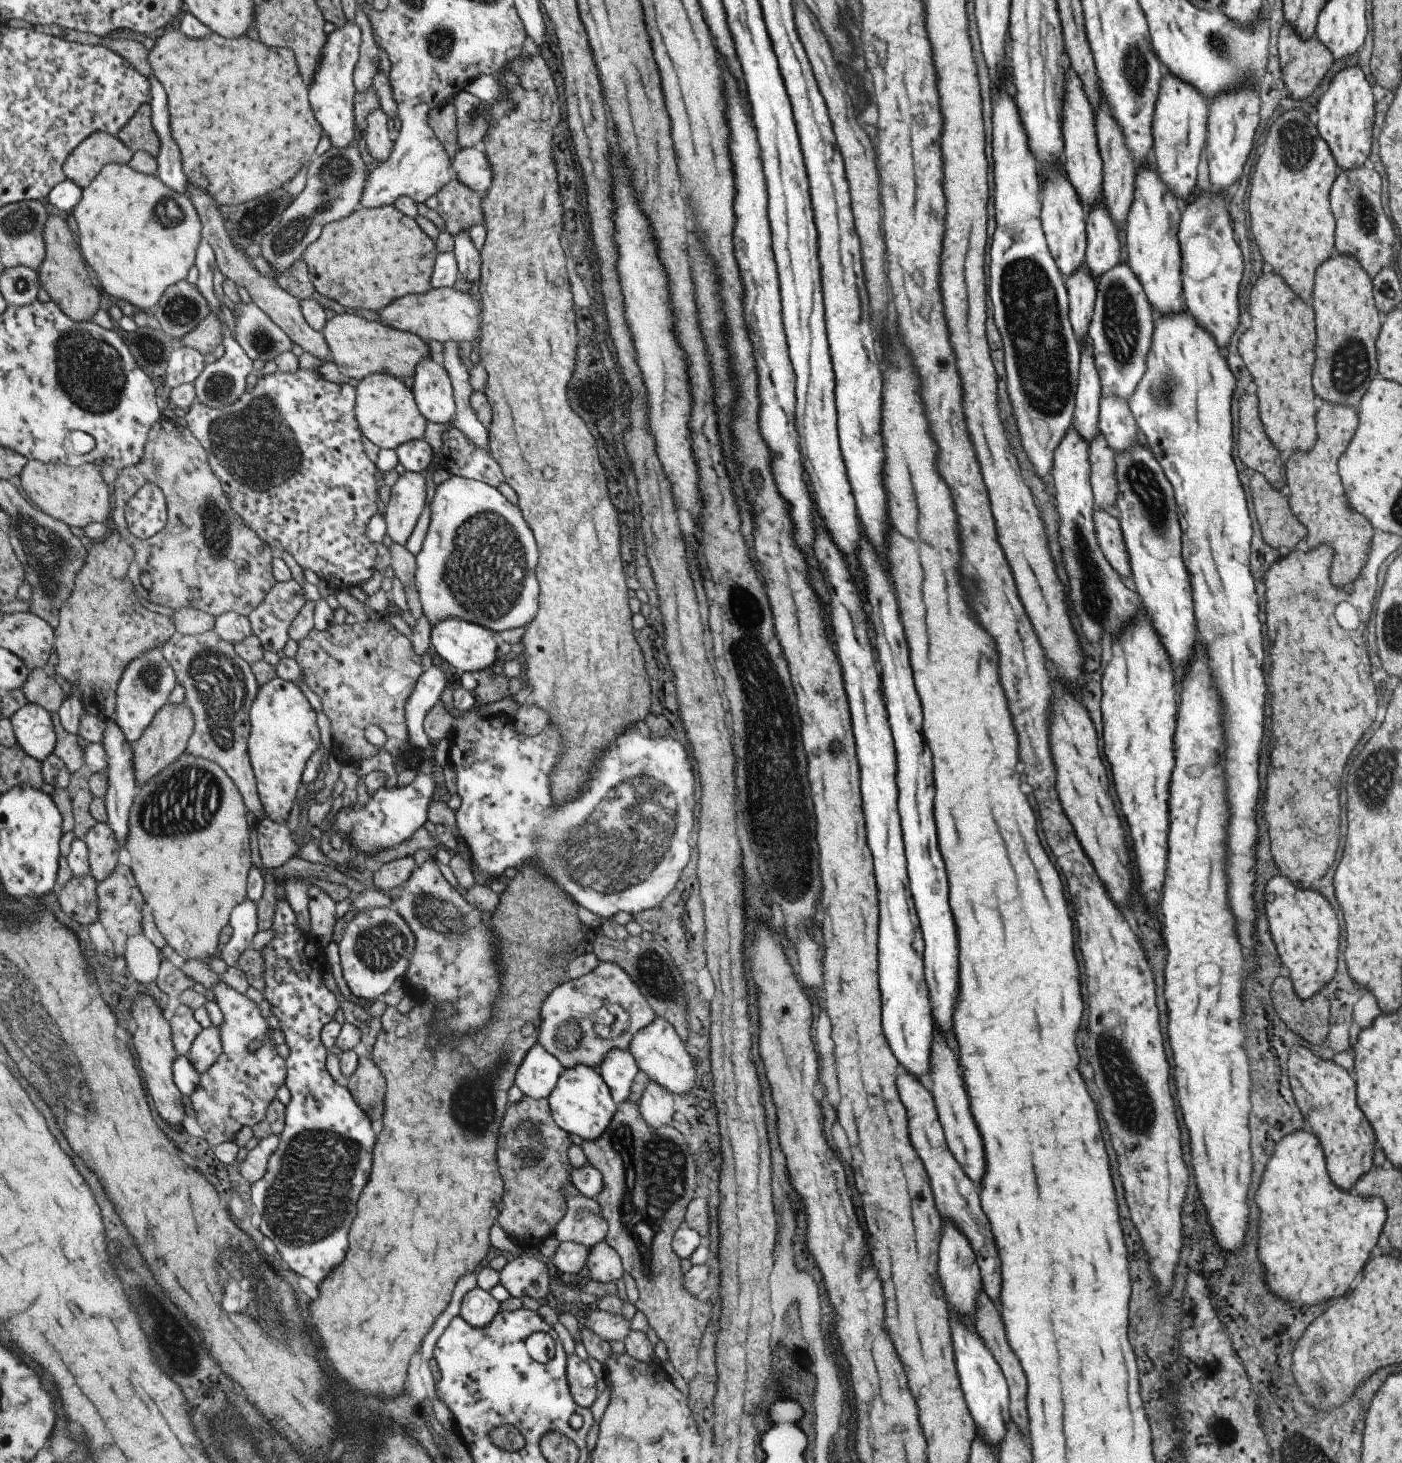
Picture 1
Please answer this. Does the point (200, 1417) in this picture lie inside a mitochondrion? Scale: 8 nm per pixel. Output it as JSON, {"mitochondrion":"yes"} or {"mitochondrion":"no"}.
{"mitochondrion":"no"}

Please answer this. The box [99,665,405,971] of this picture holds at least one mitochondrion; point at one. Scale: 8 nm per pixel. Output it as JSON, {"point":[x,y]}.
{"point":[171,811]}

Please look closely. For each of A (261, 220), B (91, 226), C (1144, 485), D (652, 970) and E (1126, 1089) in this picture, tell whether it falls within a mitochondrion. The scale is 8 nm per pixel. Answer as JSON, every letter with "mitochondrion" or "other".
{"A":"mitochondrion","B":"other","C":"mitochondrion","D":"mitochondrion","E":"mitochondrion"}

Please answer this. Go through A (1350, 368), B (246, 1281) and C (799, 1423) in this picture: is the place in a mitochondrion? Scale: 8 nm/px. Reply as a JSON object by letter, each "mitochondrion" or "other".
{"A":"mitochondrion","B":"mitochondrion","C":"other"}

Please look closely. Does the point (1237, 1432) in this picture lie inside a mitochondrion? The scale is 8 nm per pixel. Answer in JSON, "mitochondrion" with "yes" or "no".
{"mitochondrion":"no"}

